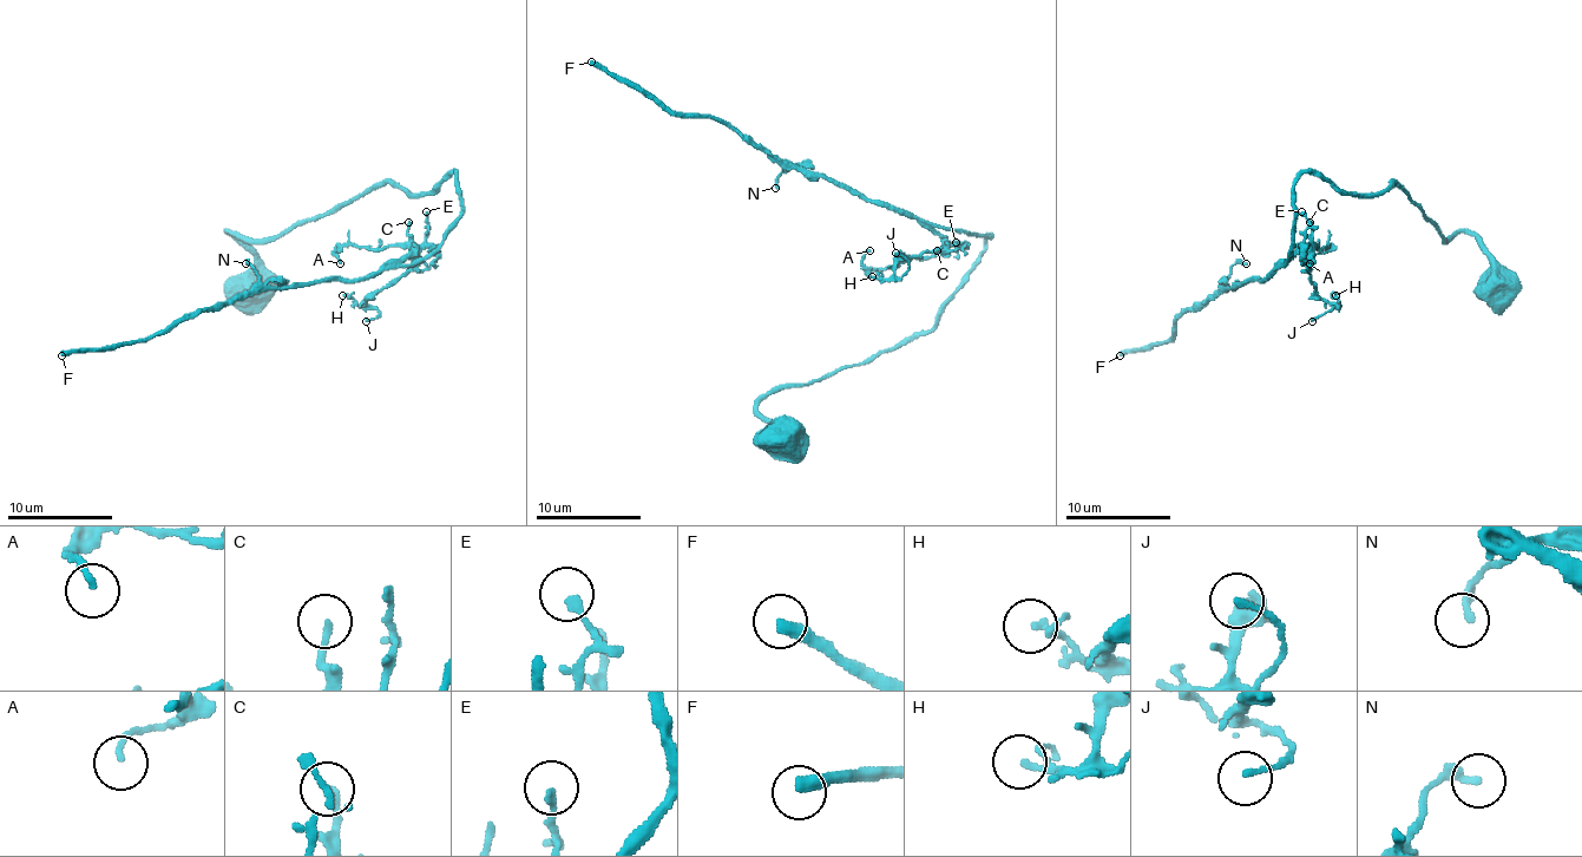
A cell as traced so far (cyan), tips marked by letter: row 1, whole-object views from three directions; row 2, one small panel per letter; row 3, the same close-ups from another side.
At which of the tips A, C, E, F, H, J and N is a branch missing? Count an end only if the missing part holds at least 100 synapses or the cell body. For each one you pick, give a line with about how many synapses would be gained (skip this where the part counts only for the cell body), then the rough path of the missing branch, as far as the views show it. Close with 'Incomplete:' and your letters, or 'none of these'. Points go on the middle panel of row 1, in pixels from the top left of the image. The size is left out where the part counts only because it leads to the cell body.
F: 250 syn
Incomplete: F

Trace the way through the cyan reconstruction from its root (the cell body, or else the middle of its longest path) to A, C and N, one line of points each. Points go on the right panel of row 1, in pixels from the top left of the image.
A: (1492, 282), (1479, 242), (1445, 240), (1393, 182), (1343, 193), (1304, 171), (1286, 263), (1327, 246), (1310, 263)
C: (1492, 282), (1479, 242), (1445, 240), (1393, 182), (1343, 193), (1304, 171), (1286, 263), (1310, 222)
N: (1492, 282), (1479, 242), (1445, 240), (1393, 182), (1343, 193), (1306, 171), (1288, 259), (1228, 287), (1246, 263)

